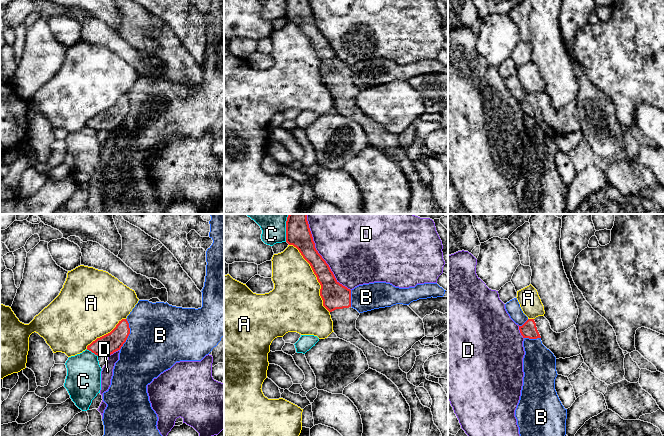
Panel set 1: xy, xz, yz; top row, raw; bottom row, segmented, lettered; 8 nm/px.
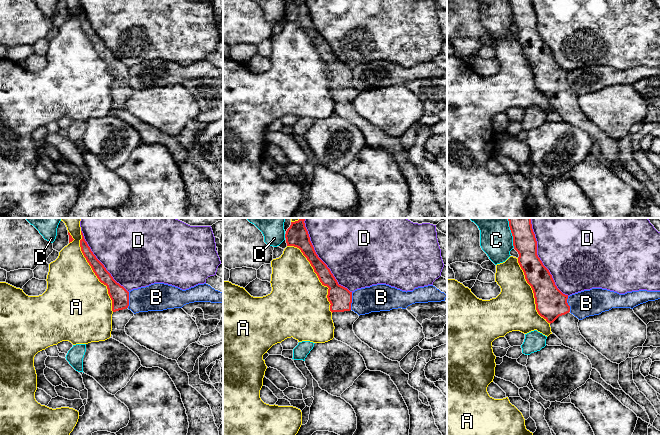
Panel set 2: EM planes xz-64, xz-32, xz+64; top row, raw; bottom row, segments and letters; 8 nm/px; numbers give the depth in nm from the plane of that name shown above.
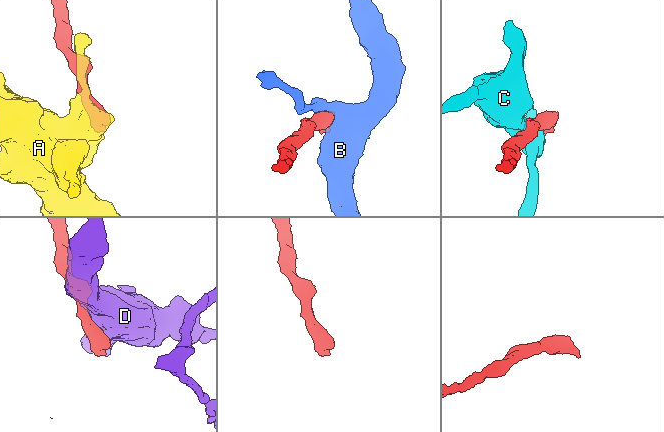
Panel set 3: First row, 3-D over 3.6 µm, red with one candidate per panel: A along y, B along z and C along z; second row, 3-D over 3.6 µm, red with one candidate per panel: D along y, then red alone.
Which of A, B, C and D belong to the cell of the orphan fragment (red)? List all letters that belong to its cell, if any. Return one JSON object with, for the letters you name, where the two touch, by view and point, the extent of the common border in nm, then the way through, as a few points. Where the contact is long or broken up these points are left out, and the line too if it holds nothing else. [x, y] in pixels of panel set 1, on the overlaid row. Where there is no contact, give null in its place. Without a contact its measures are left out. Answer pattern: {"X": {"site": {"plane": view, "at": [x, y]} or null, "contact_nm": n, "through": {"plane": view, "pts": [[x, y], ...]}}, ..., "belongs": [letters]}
{"belongs": []}

